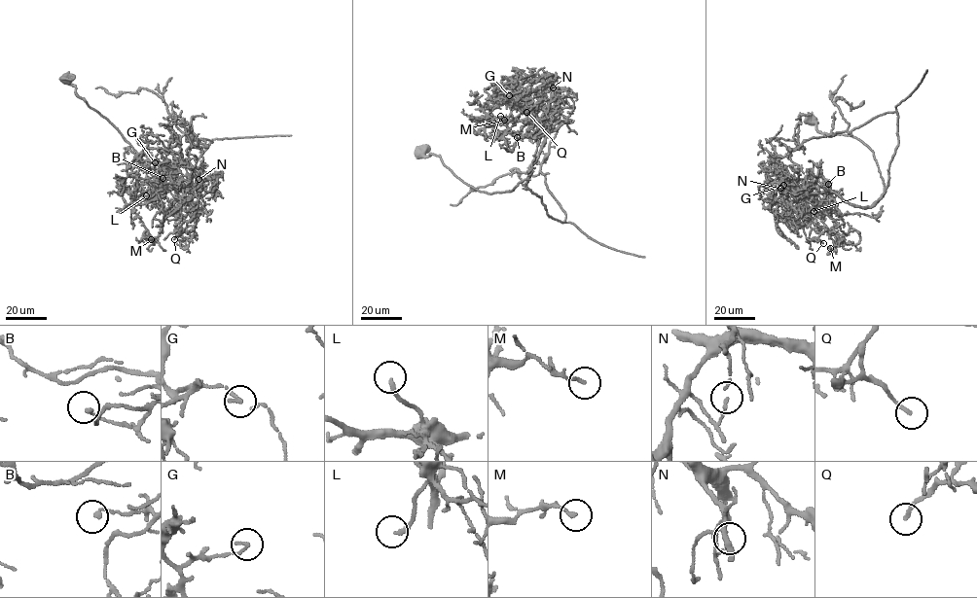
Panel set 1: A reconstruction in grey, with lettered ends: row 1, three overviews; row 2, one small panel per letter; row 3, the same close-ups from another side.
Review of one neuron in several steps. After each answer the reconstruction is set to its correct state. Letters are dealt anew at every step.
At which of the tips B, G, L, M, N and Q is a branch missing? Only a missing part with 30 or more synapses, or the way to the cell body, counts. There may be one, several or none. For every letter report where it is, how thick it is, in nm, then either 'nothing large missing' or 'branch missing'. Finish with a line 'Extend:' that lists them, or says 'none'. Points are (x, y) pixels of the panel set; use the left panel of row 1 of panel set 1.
B: (162, 178) | 120 nm | nothing large missing
G: (155, 162) | 180 nm | nothing large missing
L: (146, 195) | 200 nm | nothing large missing
M: (151, 239) | 130 nm | nothing large missing
N: (199, 179) | 160 nm | nothing large missing
Q: (174, 239) | 170 nm | nothing large missing
Extend: none

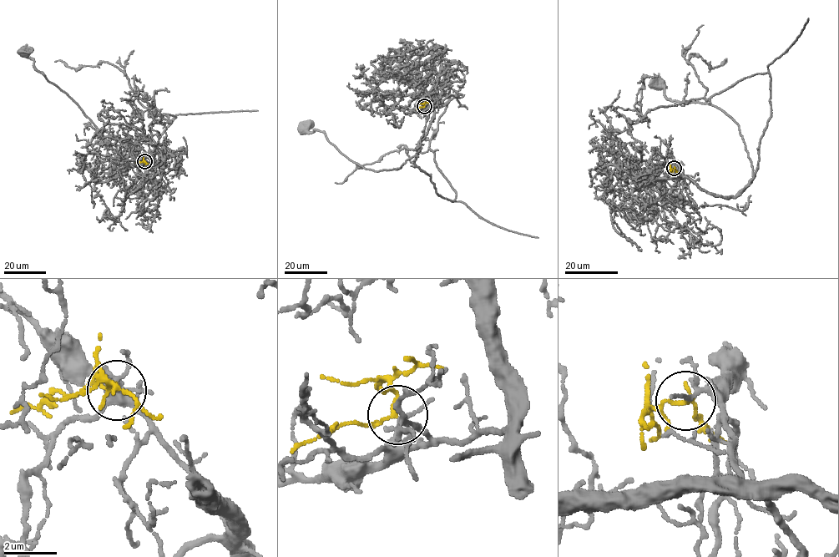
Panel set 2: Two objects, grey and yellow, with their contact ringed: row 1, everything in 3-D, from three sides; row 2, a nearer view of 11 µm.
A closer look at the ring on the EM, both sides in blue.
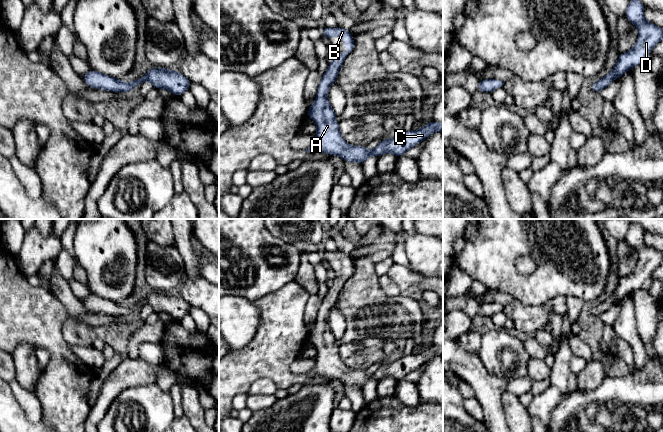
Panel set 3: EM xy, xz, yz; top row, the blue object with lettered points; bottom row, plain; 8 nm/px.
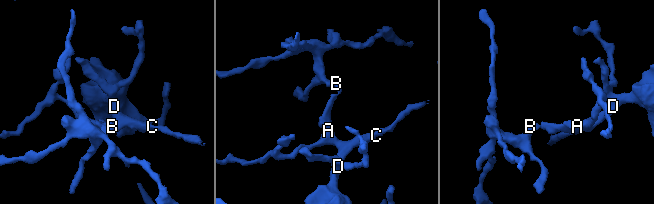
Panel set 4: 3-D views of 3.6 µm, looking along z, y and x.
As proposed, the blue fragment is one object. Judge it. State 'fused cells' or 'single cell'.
single cell

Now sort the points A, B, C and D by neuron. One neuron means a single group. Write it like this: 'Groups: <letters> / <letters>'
Groups: A B C D

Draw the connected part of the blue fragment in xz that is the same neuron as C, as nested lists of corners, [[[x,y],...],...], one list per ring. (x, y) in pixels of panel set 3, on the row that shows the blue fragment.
[[[322,27],[324,38],[341,37],[345,42],[346,53],[335,53],[333,60],[322,76],[314,103],[308,108],[308,118],[315,121],[317,131],[314,144],[306,152],[324,152],[332,156],[339,155],[344,161],[363,163],[368,157],[377,158],[385,153],[393,153],[401,157],[406,151],[424,141],[434,132],[443,131],[443,123],[431,121],[420,130],[403,132],[393,138],[382,140],[377,147],[368,151],[365,146],[348,145],[339,133],[339,122],[335,120],[336,113],[327,100],[330,86],[335,82],[338,71],[345,58],[355,47],[350,30],[341,27],[331,29]]]

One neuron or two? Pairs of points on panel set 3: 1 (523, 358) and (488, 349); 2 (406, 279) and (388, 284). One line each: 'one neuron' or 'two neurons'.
1: one neuron
2: two neurons

